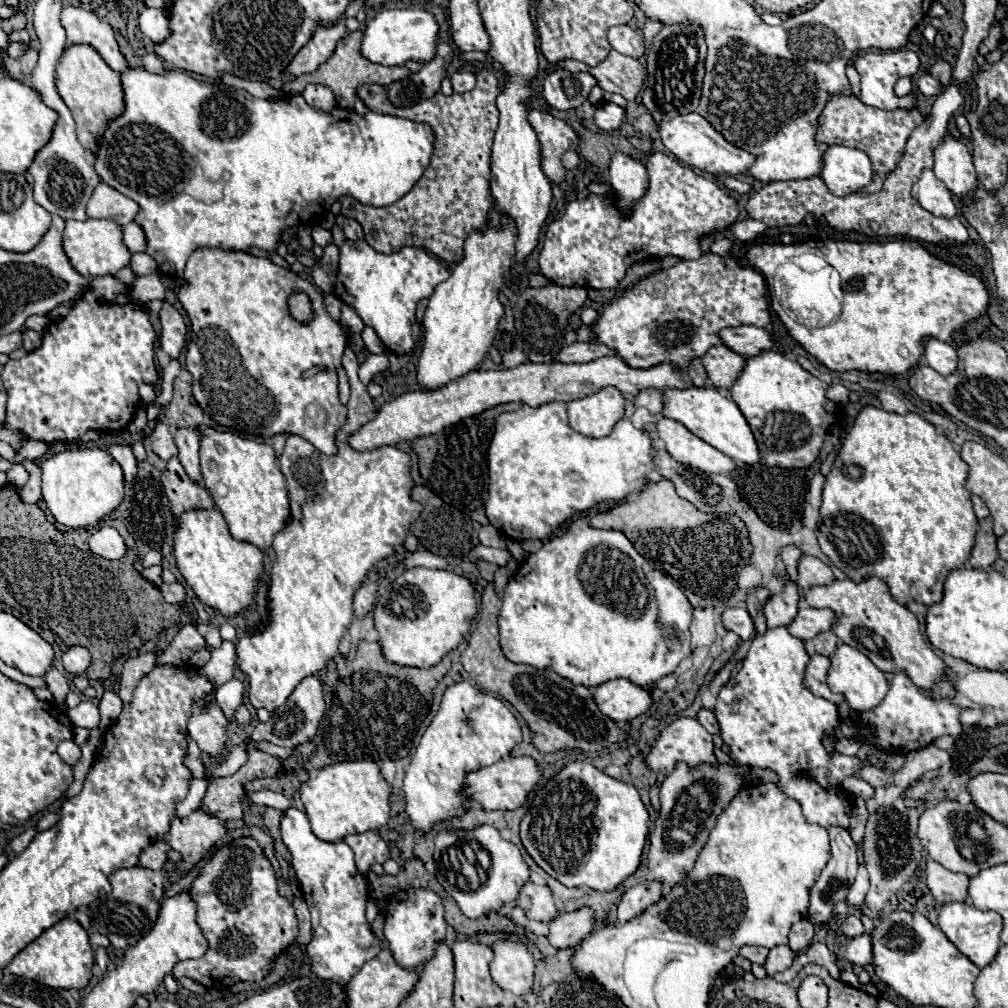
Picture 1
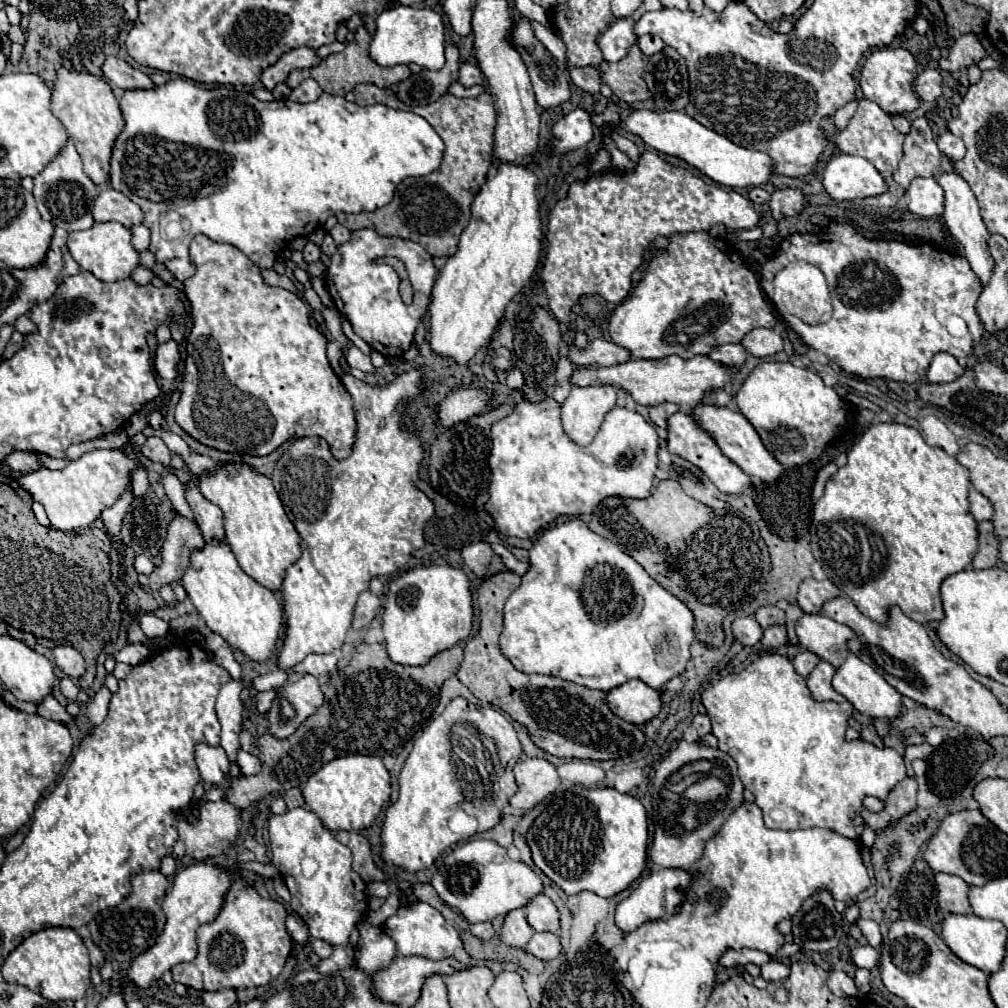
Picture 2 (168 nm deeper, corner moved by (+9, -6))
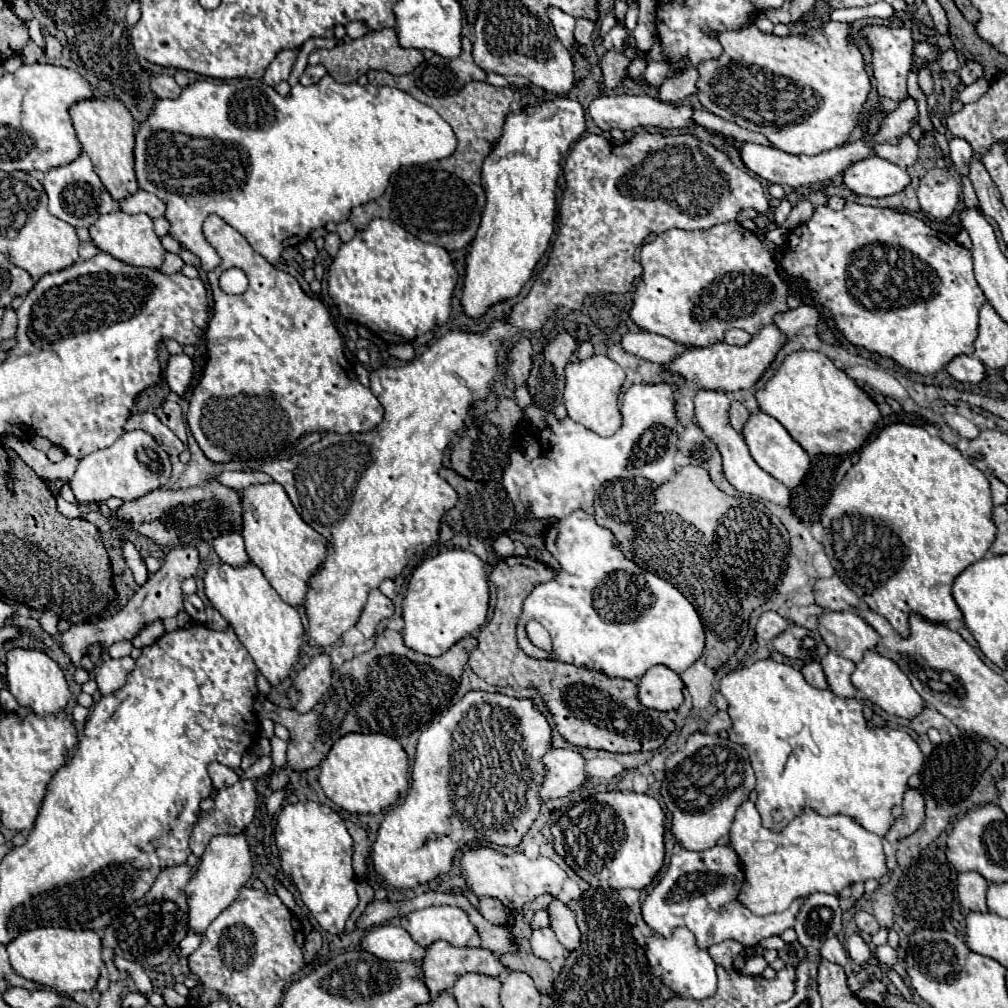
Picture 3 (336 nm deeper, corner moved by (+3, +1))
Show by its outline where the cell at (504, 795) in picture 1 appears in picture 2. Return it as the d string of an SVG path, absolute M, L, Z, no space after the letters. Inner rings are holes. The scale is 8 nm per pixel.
M523 758L513 768L517 780L517 794L509 798L509 804L519 810L529 810L545 796L553 794L559 786L559 776L555 766L541 758Z

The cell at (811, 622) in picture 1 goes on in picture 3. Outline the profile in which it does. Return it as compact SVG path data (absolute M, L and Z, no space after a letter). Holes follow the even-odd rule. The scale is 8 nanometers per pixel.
M853 611L825 613L819 619L819 633L831 651L855 663L863 659L867 649L875 649L881 639L877 631Z

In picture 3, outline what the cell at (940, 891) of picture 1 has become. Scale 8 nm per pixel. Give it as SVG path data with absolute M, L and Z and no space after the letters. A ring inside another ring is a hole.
M959 873L959 887L957 887L957 895L959 901L965 909L969 911L981 911L987 913L989 907L985 903L985 891L989 887L989 881L985 881L983 875L979 873Z

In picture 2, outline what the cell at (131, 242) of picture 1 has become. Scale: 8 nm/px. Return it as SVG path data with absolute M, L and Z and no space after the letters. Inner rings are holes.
M137 224L137 226L131 226L131 244L135 246L135 250L143 252L149 248L149 230L143 226L143 224Z

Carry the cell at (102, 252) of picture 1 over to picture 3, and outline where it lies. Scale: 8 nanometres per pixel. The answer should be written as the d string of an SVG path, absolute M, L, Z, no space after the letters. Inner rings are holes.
M113 211L109 215L101 215L95 225L89 229L95 245L113 255L115 259L121 259L123 263L135 265L135 267L161 267L165 259L165 249L161 245L161 237L153 231L153 219L145 213L129 215L123 211Z

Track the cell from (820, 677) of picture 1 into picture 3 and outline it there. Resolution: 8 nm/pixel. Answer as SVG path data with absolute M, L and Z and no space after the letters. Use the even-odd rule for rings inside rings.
M829 651L825 659L821 659L829 689L839 697L857 697L857 689L851 683L851 673L855 671L855 663Z

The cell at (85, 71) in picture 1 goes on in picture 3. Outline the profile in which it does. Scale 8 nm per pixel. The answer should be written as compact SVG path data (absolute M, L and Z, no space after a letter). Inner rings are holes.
M95 97L95 99L79 101L77 105L73 105L69 115L73 119L77 137L83 145L85 153L93 161L93 169L97 171L97 175L99 175L103 187L109 191L109 195L115 201L123 201L129 195L133 195L139 189L137 177L133 171L135 119L127 111L127 107L121 101L111 99L111 97L107 97L107 99Z

